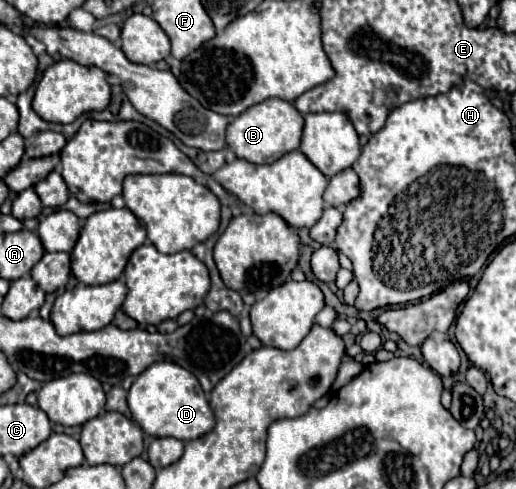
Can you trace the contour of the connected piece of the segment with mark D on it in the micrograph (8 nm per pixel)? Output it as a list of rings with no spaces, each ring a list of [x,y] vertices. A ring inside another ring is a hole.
[[[158,361],[138,375],[128,391],[128,407],[134,421],[152,437],[174,437],[180,441],[190,441],[214,429],[214,413],[198,379],[194,373],[172,361]]]

